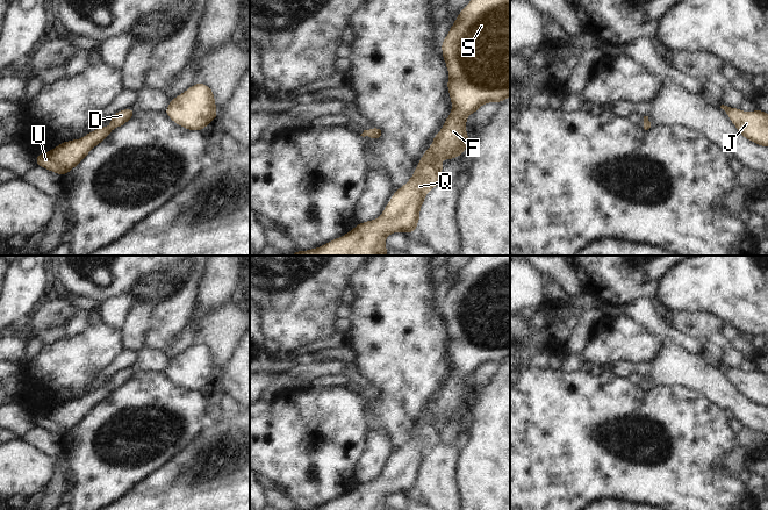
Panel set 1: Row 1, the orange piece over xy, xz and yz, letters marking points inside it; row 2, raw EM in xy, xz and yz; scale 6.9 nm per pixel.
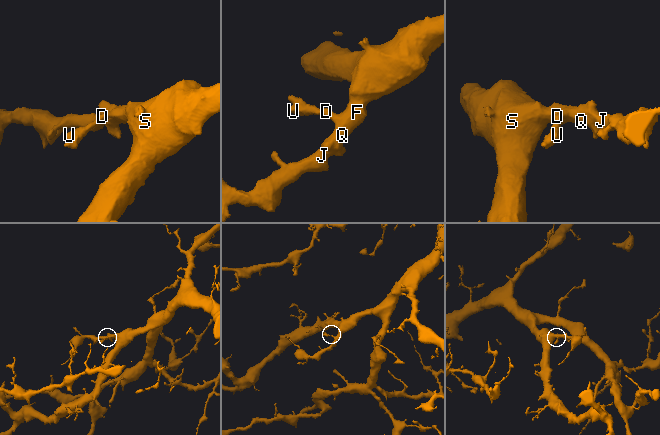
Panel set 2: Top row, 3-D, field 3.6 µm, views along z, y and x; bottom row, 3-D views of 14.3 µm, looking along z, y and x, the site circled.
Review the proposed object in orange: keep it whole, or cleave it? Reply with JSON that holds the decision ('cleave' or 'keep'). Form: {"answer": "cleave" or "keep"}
{"answer": "keep"}

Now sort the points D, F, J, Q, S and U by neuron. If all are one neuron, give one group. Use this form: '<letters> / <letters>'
D F J Q S U

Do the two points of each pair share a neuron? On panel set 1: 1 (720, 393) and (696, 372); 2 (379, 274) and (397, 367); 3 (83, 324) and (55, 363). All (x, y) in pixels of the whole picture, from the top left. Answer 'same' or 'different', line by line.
1: same
2: same
3: different

